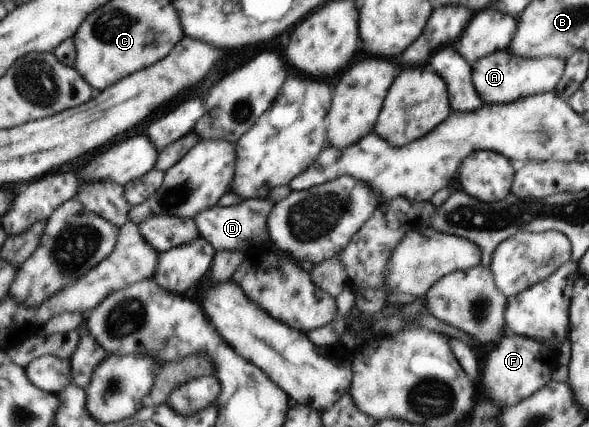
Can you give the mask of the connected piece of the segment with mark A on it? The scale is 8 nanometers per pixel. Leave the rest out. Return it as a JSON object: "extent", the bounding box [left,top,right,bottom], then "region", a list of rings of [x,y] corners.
{"extent":[471,49,566,103],"region":[[[501,49],[491,55],[485,55],[477,59],[477,63],[471,65],[471,82],[475,92],[483,103],[511,103],[519,97],[527,95],[537,95],[537,93],[547,93],[558,86],[562,80],[562,74],[565,69],[566,59],[557,59],[557,57],[543,57],[543,59],[523,59],[517,55],[511,55],[511,51]]]}

